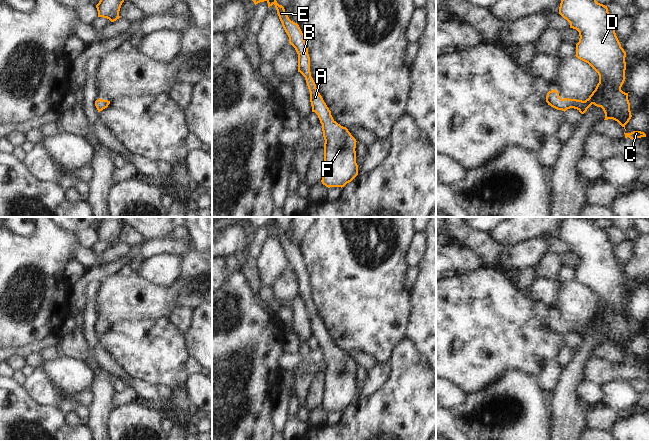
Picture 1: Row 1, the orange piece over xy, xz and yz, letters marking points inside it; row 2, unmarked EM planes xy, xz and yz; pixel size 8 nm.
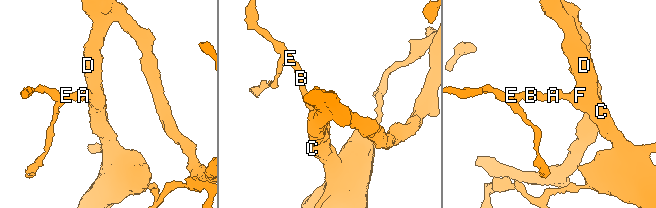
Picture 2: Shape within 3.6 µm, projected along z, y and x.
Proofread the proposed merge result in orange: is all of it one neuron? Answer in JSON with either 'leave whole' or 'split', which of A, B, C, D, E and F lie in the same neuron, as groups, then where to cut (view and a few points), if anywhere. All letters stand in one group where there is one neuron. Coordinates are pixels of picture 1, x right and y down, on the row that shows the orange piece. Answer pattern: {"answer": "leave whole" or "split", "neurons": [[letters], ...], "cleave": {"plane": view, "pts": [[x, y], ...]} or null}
{"answer": "leave whole", "neurons": [["A", "B", "C", "D", "E", "F"]], "cleave": null}

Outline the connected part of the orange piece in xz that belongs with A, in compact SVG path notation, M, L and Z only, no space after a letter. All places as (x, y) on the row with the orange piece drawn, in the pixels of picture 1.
M252 0L254 4L266 1L268 8L275 5L282 26L289 37L289 43L298 54L298 72L306 80L312 112L318 115L322 124L324 143L324 173L322 184L326 187L344 187L358 175L356 163L356 139L346 127L338 124L332 117L331 111L317 91L316 84L311 77L310 57L299 25L291 21L283 6L276 0Z

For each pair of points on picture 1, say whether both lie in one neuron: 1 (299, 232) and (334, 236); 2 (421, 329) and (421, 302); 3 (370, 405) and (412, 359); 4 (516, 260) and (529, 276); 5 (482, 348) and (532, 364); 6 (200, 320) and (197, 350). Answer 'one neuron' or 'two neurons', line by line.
1: two neurons
2: one neuron
3: one neuron
4: two neurons
5: one neuron
6: one neuron

